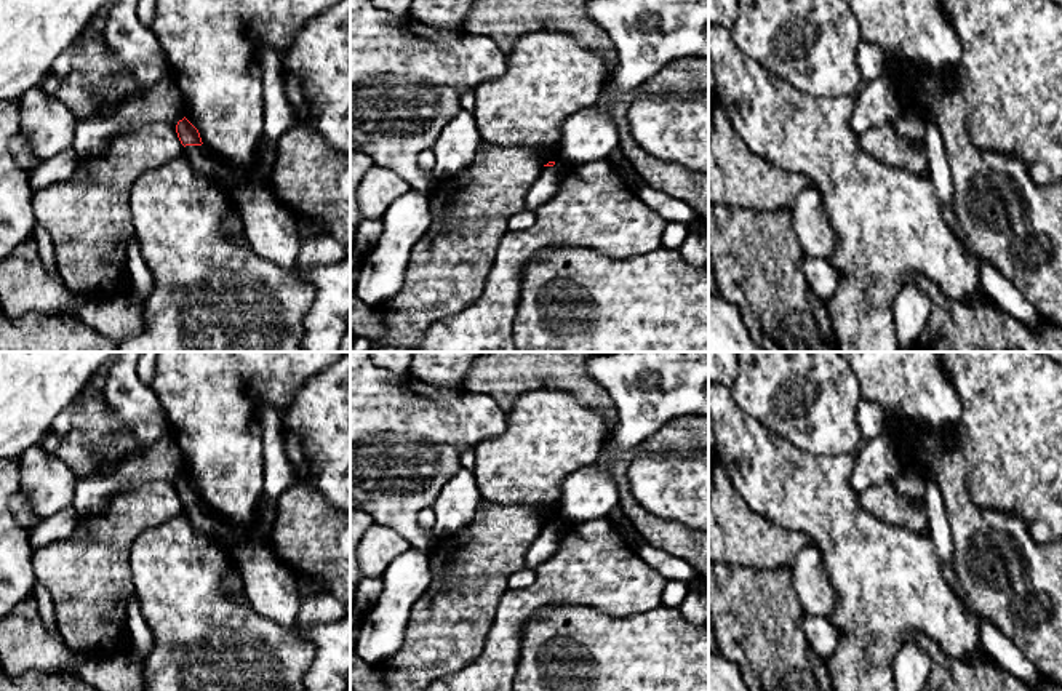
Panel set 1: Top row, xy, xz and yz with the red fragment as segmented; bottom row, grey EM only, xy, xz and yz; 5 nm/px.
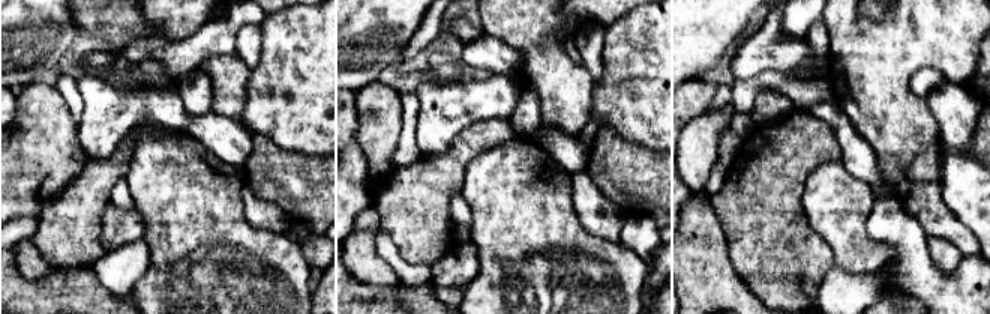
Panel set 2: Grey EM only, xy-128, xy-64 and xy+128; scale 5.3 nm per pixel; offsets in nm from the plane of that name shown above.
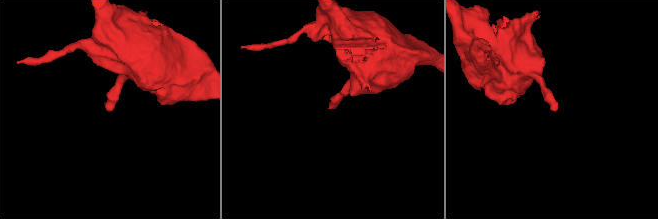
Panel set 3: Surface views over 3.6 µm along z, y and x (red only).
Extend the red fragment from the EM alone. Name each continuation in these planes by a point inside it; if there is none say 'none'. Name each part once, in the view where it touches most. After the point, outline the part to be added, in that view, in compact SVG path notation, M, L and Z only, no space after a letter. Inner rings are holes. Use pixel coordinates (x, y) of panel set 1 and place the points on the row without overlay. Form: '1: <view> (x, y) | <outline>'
none

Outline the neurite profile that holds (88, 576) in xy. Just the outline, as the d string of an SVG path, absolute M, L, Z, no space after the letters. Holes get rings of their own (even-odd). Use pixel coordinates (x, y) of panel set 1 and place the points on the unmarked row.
M152 481L117 493L99 513L78 517L75 531L32 555L35 581L51 595L56 627L70 651L93 657L117 654L130 640L126 630L128 598L134 593L130 552L134 539L184 512L176 485Z

